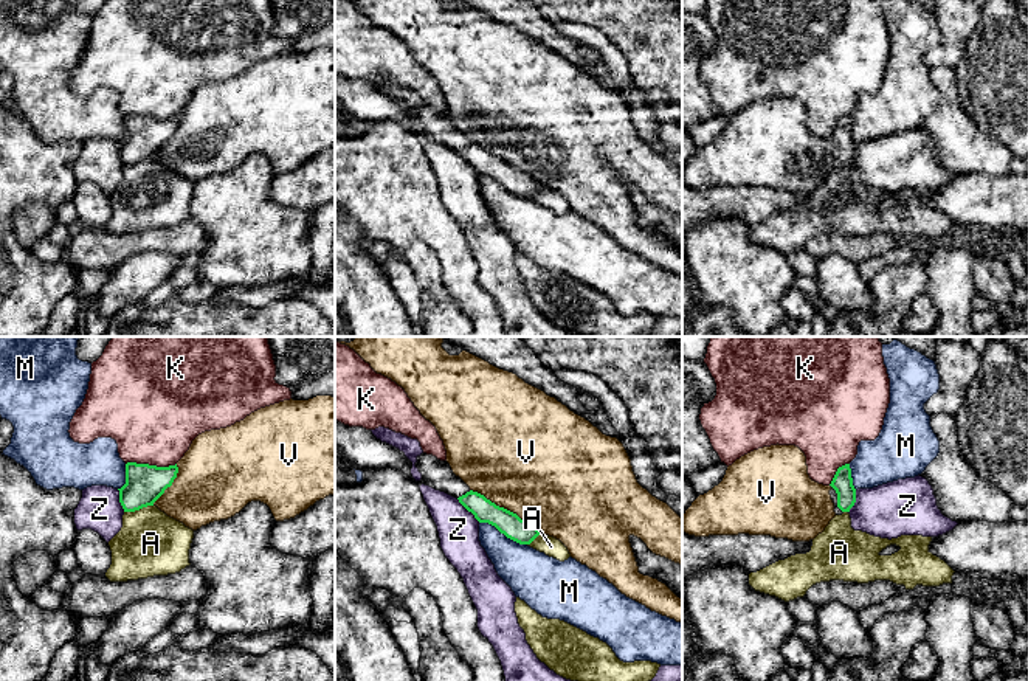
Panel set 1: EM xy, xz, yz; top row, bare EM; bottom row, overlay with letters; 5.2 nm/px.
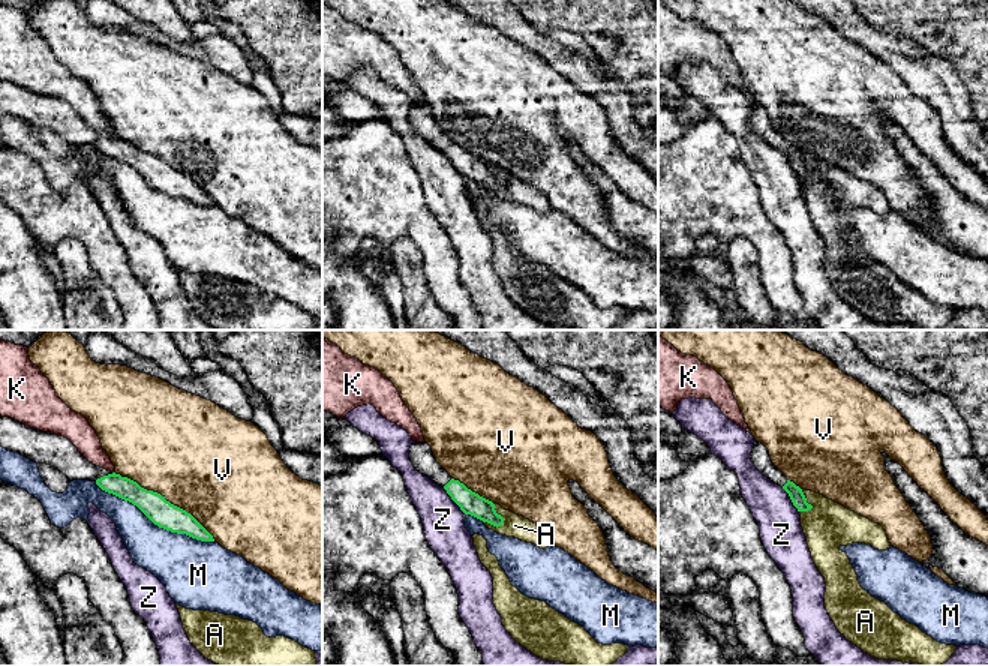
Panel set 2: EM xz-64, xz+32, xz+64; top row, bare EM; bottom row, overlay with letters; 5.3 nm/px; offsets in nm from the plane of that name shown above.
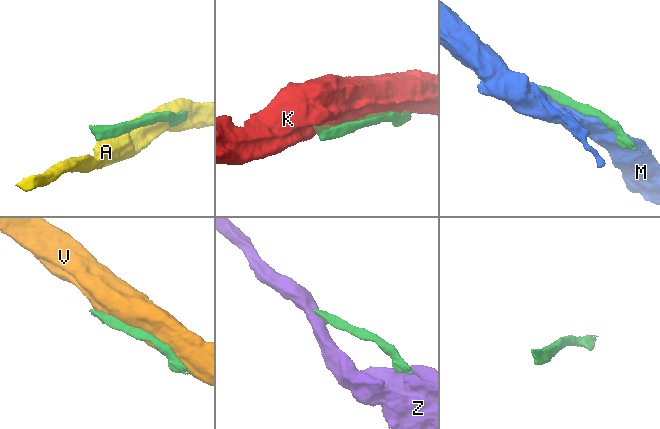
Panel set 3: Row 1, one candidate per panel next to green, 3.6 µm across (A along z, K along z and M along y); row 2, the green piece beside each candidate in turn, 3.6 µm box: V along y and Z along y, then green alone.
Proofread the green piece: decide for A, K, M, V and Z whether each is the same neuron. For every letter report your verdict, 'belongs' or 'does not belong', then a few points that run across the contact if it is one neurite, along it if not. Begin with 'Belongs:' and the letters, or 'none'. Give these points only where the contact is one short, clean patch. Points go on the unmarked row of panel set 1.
Belongs: none
A: does not belong
K: does not belong
M: does not belong
V: does not belong
Z: does not belong

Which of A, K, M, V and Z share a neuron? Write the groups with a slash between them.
A / K / M / V / Z

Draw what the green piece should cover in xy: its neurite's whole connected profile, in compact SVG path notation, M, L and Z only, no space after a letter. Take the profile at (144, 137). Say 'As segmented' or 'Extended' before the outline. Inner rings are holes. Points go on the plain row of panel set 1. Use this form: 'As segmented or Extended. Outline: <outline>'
As segmented. Outline: M126 116L126 137L119 143L124 164L135 164L154 155L172 138L178 119L157 119L149 116Z

